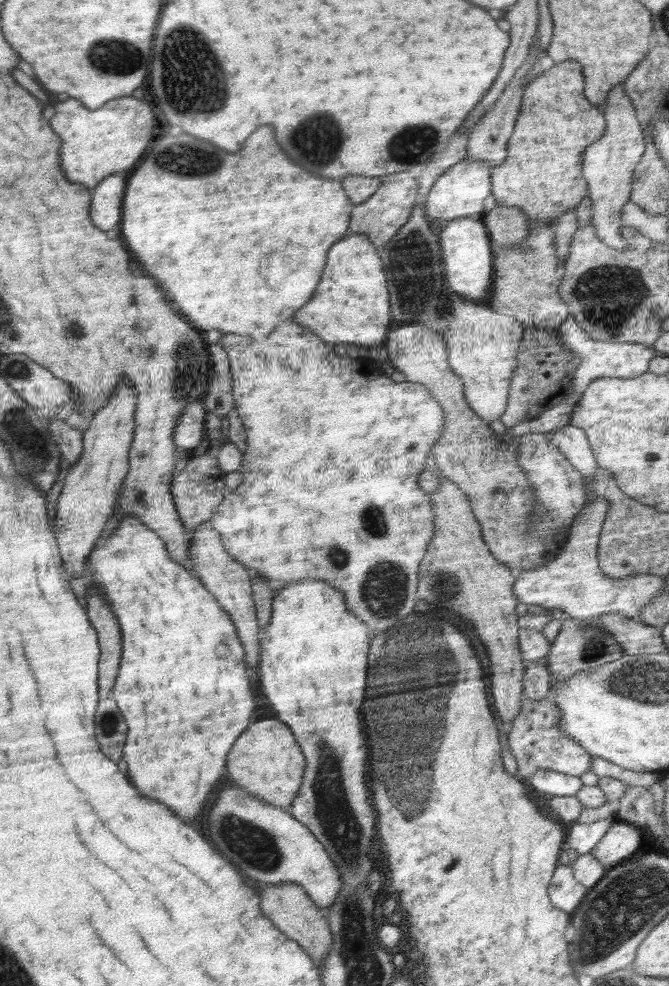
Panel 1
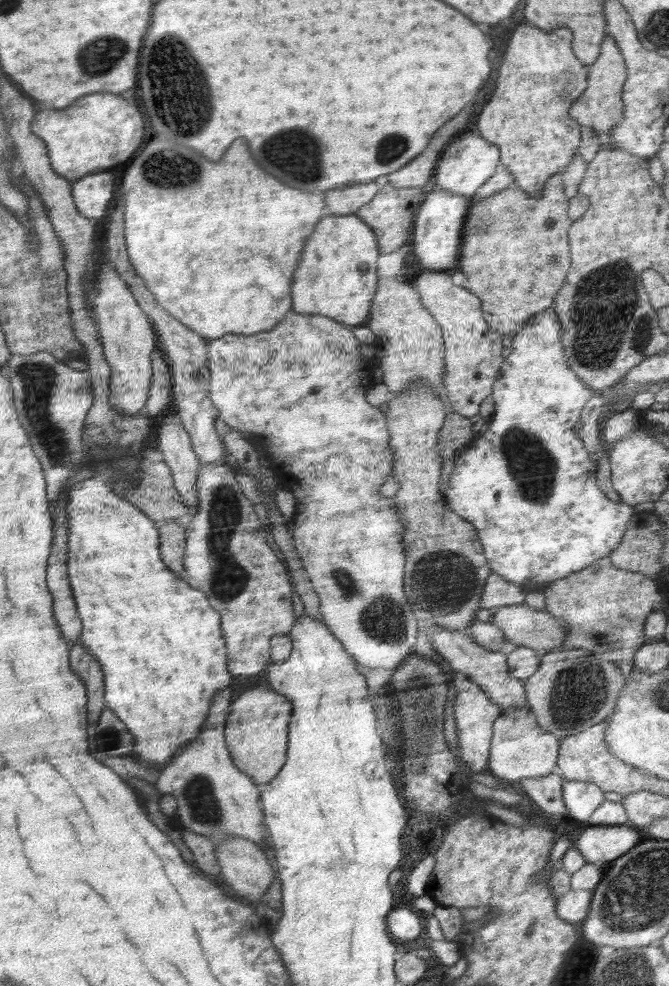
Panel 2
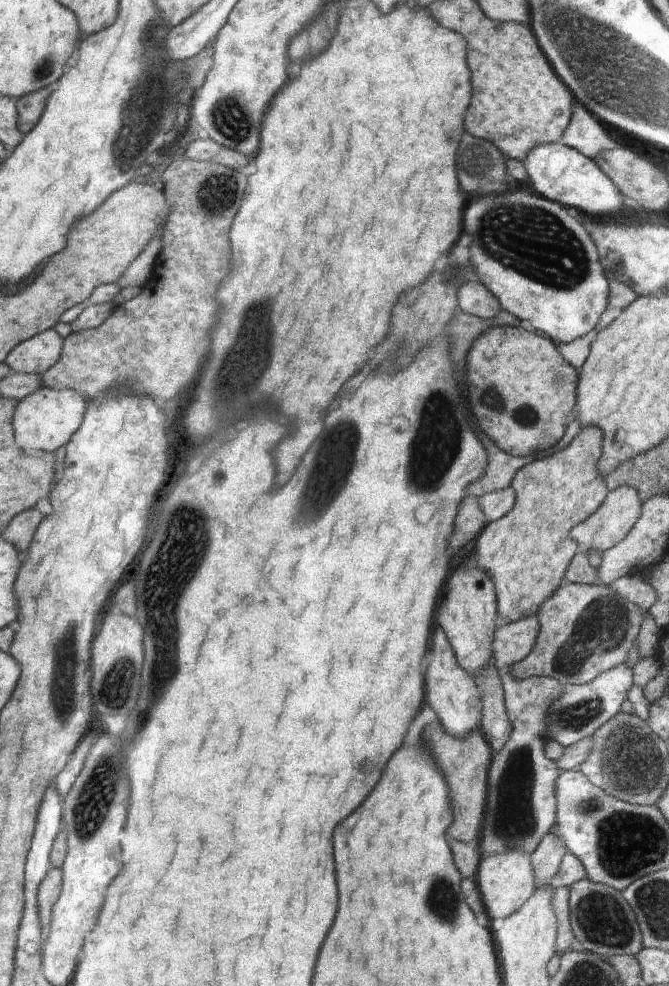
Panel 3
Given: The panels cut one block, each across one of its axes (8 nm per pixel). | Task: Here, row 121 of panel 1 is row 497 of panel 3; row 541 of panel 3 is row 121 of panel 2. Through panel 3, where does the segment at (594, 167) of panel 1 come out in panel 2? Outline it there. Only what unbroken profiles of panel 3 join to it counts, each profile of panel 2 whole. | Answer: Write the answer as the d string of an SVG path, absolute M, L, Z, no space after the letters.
M607 34L604 42L600 44L600 56L594 60L592 65L588 65L588 68L588 87L580 99L576 100L576 103L570 108L570 118L581 127L593 129L602 149L615 150L611 132L624 118L625 105L622 96L623 85L627 80L627 69L622 53L610 34Z

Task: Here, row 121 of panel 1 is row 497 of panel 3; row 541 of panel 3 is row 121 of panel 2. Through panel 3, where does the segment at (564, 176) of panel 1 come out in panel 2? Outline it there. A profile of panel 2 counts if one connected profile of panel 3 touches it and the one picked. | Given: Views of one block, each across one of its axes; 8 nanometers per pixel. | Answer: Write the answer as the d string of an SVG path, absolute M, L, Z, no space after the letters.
M530 23L519 24L509 39L500 72L498 84L489 102L484 106L475 122L480 137L499 148L499 161L515 176L516 187L540 197L542 188L552 176L562 172L574 160L581 142L581 126L570 118L570 108L586 91L588 66L581 64L573 52L573 34L569 28L556 28L550 32L540 30Z

